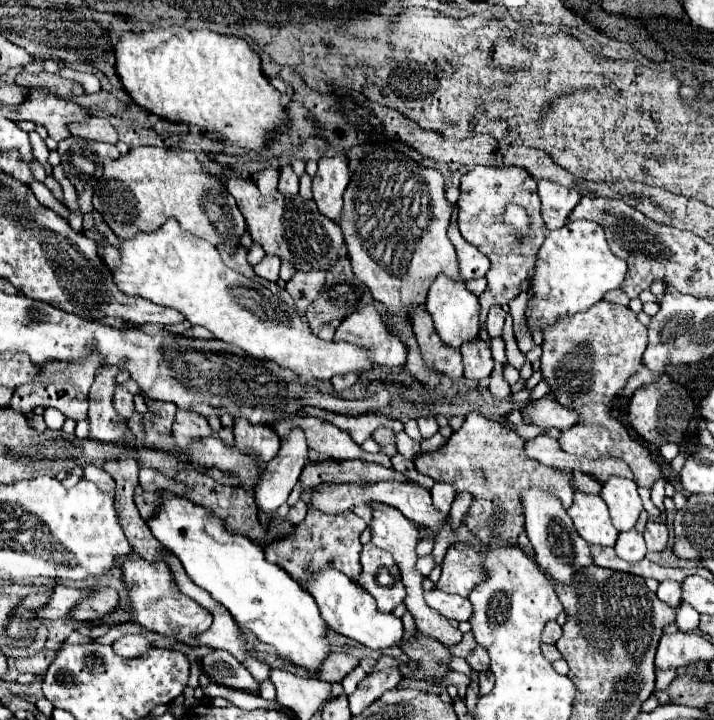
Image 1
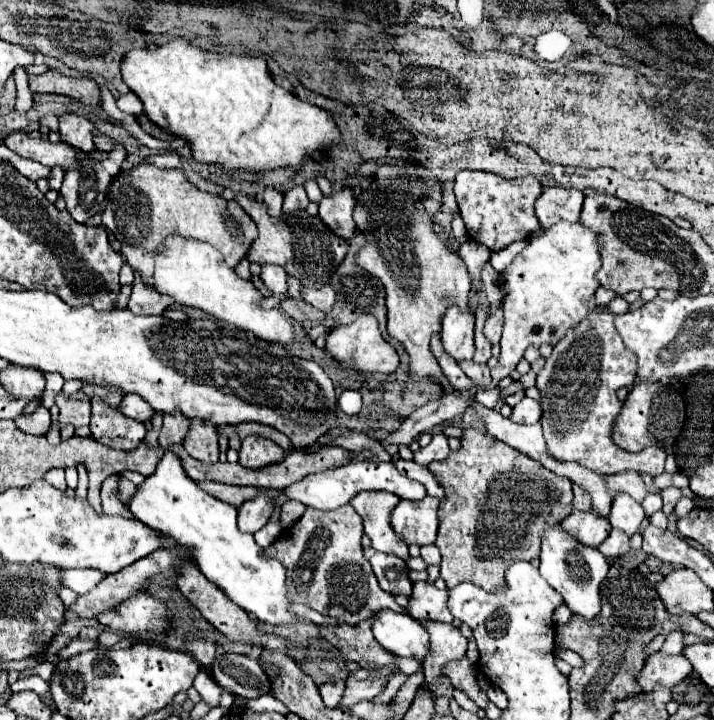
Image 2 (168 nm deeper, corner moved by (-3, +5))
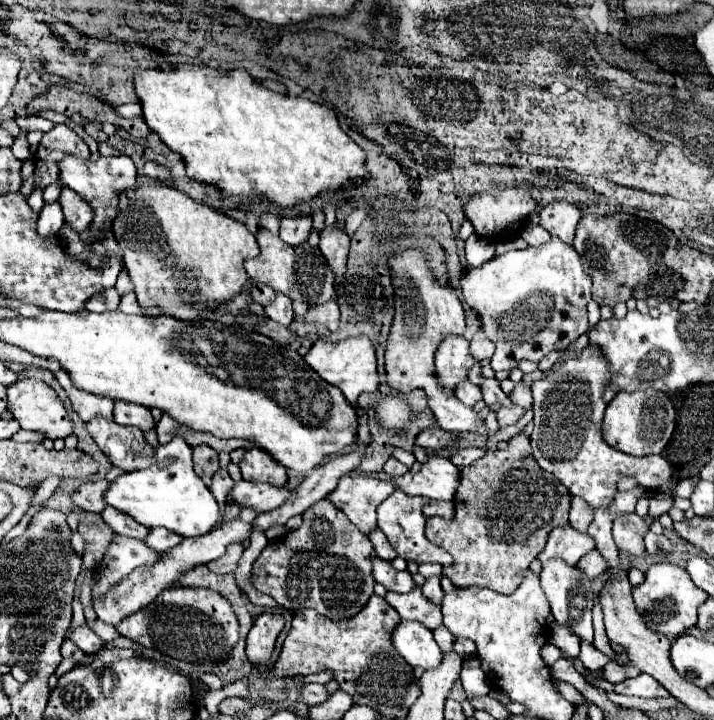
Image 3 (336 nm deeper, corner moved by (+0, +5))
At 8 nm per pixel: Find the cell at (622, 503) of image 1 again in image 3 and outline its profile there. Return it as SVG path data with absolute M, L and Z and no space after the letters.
M636 513L630 515L620 515L614 521L614 541L616 547L622 553L628 553L630 557L646 557L646 549L644 549L644 535L648 531L648 525L642 517L638 517Z

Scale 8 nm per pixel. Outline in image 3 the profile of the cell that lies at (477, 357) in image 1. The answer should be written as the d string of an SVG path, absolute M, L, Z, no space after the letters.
M486 379L484 385L482 385L482 393L484 393L486 403L498 403L502 407L512 407L514 405L510 401L510 397L500 389L500 383L496 379Z

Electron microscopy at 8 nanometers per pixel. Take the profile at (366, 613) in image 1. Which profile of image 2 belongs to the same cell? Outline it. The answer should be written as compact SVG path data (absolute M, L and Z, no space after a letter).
M389 609L375 611L371 619L373 635L383 649L393 655L425 659L429 651L429 635L417 619Z

